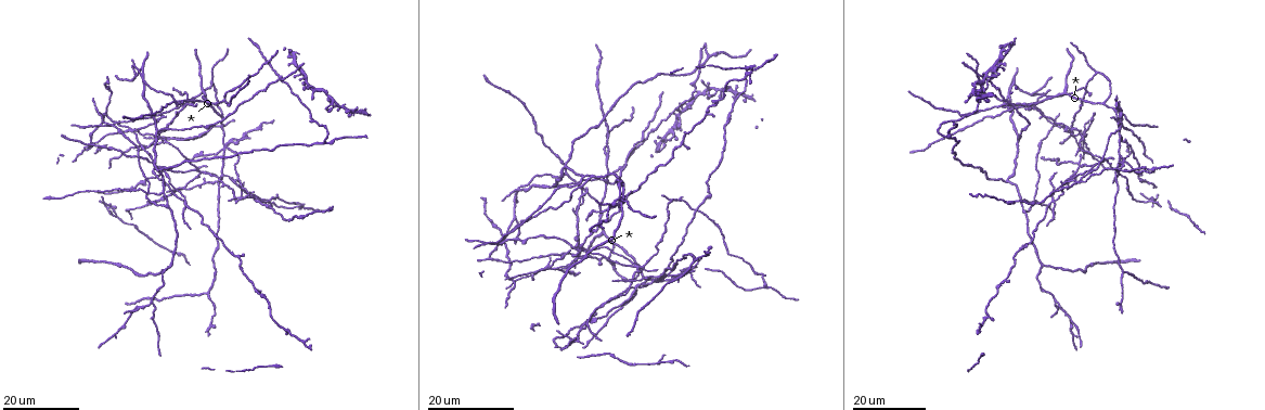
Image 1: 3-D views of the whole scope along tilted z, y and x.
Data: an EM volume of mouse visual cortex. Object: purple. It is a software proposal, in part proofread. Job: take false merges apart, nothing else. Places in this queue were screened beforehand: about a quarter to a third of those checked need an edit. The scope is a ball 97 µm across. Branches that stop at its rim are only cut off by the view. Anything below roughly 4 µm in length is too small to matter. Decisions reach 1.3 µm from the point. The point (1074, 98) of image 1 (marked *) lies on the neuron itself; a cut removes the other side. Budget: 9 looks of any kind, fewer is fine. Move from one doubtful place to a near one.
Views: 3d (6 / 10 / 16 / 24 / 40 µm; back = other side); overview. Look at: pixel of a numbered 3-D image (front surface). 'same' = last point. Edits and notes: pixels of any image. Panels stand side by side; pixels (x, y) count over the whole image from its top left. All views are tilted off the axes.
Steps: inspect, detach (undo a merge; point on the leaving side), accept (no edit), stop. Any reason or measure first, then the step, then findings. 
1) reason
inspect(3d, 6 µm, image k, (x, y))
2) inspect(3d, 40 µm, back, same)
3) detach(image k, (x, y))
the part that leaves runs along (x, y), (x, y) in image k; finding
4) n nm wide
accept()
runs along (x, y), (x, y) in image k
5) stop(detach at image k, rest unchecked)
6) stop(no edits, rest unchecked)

four or more arms meet
inspect(3d, 16 µm, image 1, (224, 149))

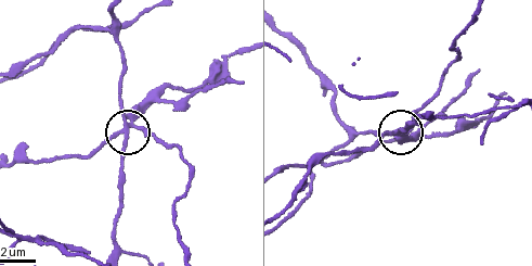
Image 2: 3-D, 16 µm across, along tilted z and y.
closer look
inspect(3d, 10 µm, image 2, (134, 127))

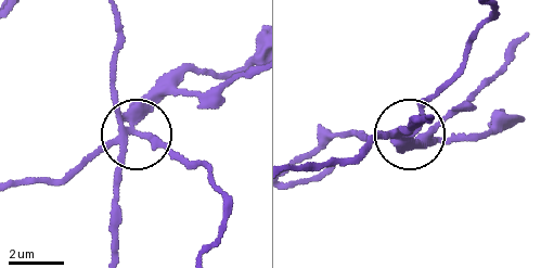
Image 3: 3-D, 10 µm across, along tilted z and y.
4 arms
detach(image 3, (419, 100))
two neurons meet here

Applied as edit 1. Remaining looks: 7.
inspect(3d, 16 µm, image 1, (141, 79))

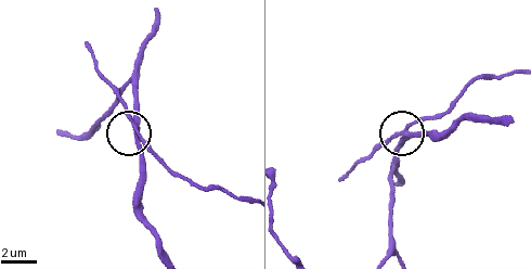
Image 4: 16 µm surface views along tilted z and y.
closer look
inspect(3d, 6 µm, image 4, (411, 134))

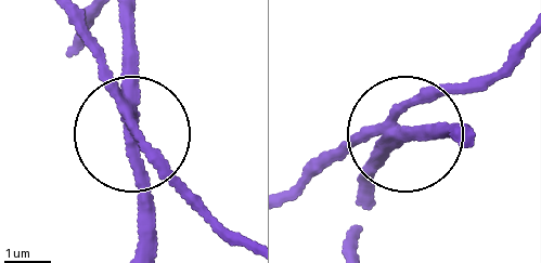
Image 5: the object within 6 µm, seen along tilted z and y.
detach(image 5, (130, 40))
the part that leaves runs along (132, 114), (136, 252) in image 5; two neurons meet here

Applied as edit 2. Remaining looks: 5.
inspect(overview)

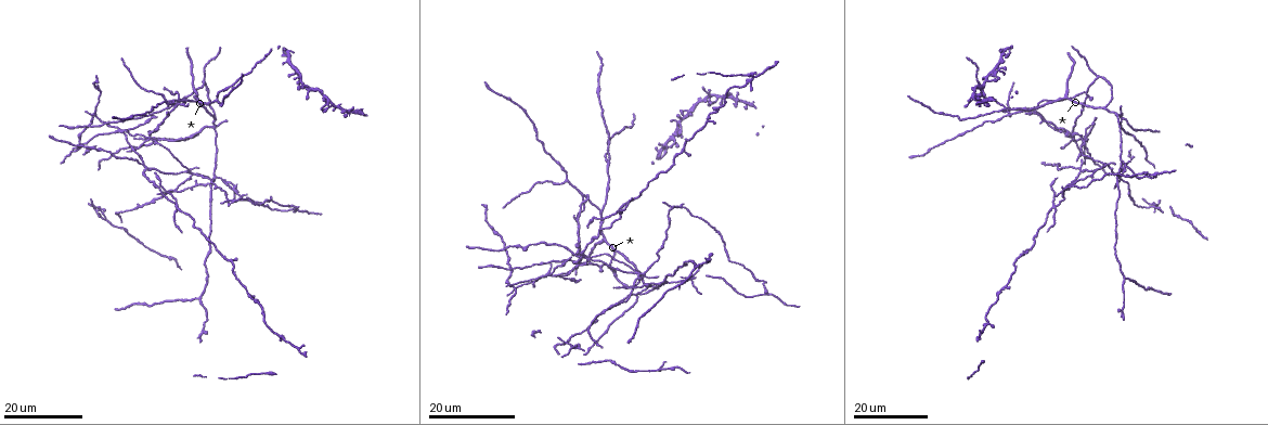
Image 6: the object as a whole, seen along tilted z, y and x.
arms run side by side
inspect(3d, 16 µm, image 6, (692, 279))

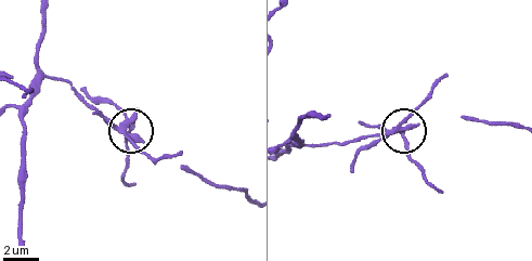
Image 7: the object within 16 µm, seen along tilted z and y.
inspect(3d, 10 µm, image 7, (401, 130))

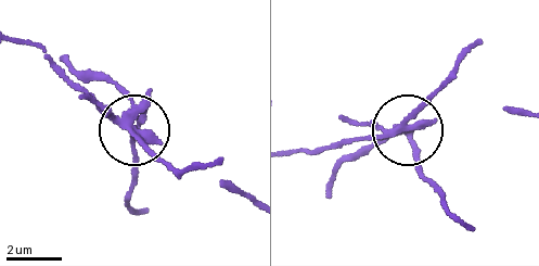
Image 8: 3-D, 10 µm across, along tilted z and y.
detach(image 8, (416, 160))
the part that leaves runs along (397, 124), (414, 166), (439, 185), (472, 228) in image 8; a second neuron is stuck on

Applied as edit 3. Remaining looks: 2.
small branch off a trunk
inspect(3d, 16 µm, image 6, (1124, 117))

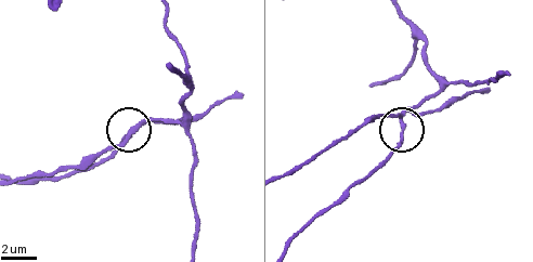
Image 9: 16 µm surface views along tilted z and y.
inspect(3d, 6 µm, image 9, (404, 124))

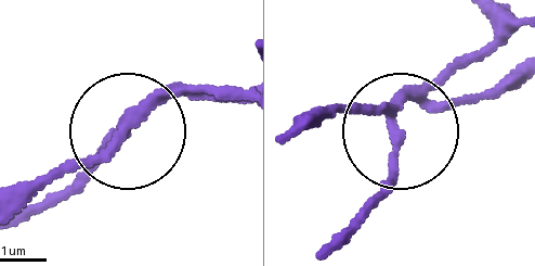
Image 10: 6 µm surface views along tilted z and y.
3 arms
detach(image 10, (465, 94))
the part that leaves runs along (139, 115), (92, 154), (22, 184) in image 10; a second neuron is stuck on

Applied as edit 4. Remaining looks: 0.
stop(detach at image 3, detach at image 5, detach at image 8, detach at image 10, rest unchecked)

